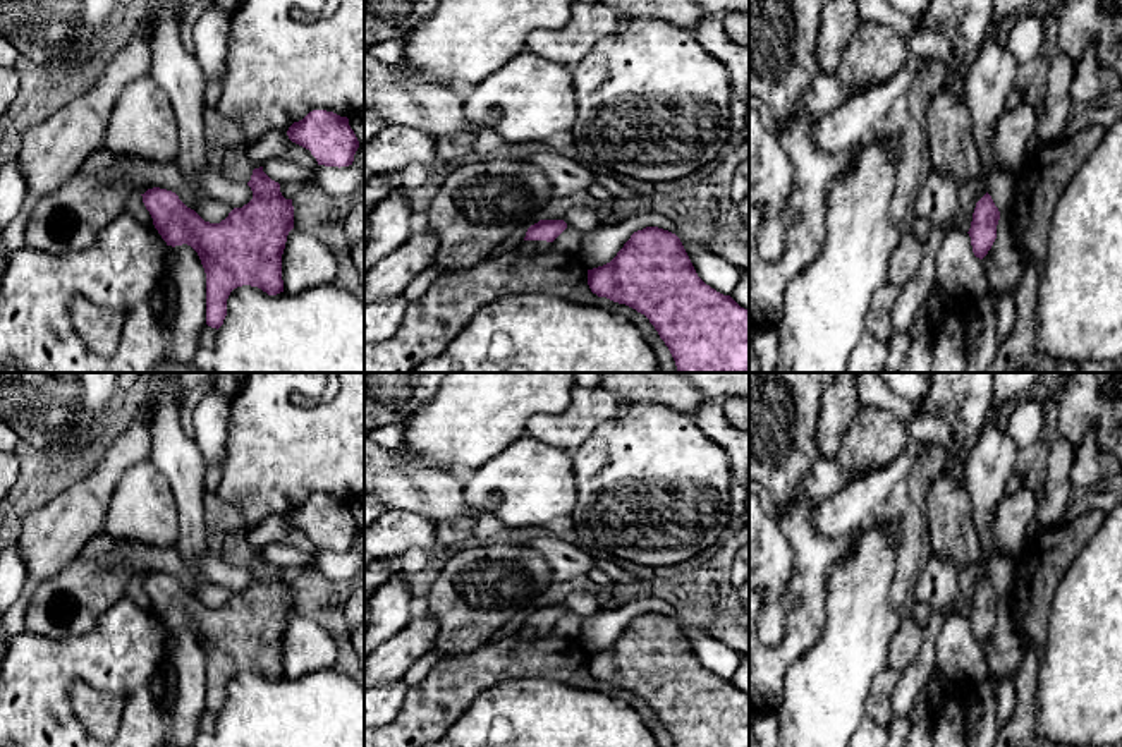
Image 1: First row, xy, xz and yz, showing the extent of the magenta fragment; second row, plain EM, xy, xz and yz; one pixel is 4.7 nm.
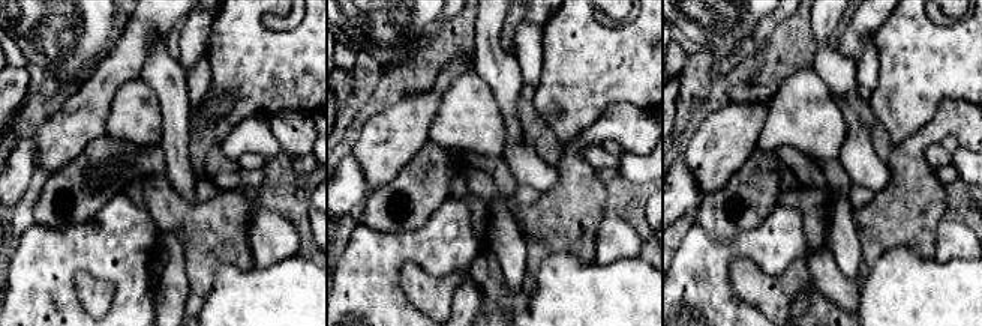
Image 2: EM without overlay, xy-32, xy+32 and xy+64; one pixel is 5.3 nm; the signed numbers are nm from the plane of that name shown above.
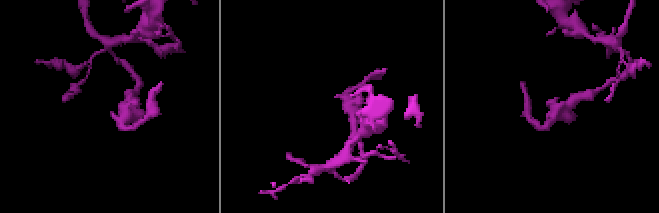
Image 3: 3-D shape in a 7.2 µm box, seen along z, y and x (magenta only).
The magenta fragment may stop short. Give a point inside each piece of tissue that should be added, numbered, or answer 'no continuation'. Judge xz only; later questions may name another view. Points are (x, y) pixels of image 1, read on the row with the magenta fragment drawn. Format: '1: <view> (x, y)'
1: xz (526, 246)

